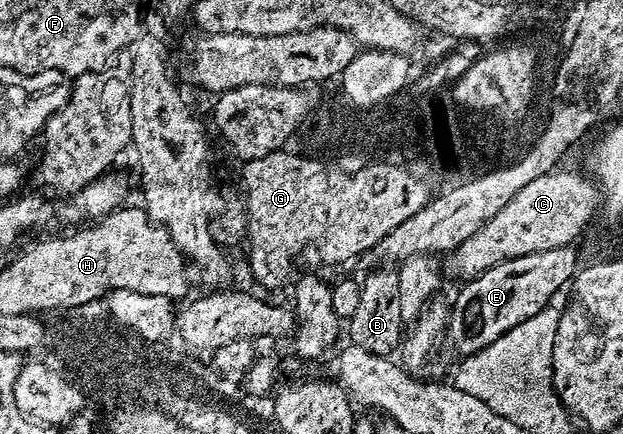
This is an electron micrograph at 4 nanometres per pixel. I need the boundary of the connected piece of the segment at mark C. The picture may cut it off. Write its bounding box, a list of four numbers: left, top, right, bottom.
[442,170,600,283]

